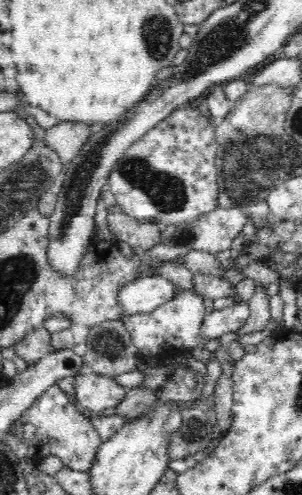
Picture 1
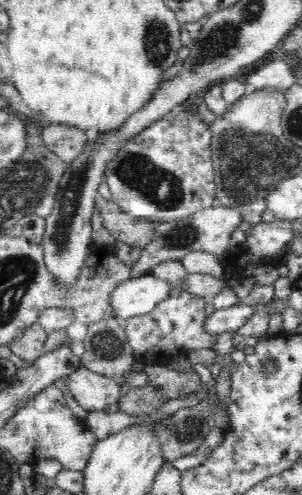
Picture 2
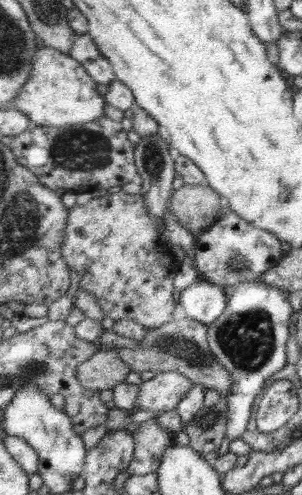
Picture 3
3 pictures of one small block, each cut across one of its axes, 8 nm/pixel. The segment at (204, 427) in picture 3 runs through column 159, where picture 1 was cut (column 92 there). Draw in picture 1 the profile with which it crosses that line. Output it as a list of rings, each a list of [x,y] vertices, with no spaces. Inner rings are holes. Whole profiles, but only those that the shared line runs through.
[[[122,320],[118,322],[106,322],[106,324],[98,324],[90,330],[88,334],[88,352],[82,356],[84,358],[84,368],[92,374],[98,374],[98,376],[106,376],[106,378],[118,378],[122,374],[128,374],[128,372],[134,372],[138,370],[138,346],[132,342],[132,336],[126,328],[126,324]]]

